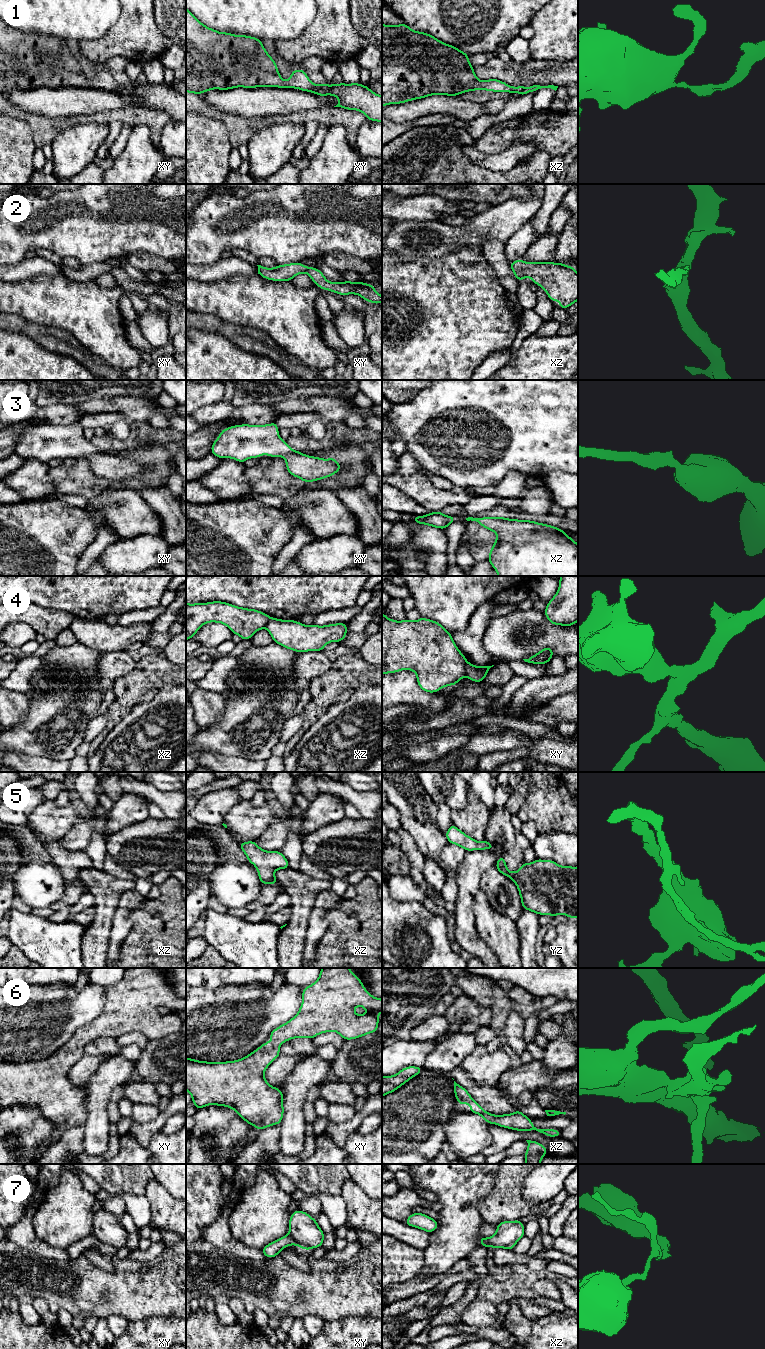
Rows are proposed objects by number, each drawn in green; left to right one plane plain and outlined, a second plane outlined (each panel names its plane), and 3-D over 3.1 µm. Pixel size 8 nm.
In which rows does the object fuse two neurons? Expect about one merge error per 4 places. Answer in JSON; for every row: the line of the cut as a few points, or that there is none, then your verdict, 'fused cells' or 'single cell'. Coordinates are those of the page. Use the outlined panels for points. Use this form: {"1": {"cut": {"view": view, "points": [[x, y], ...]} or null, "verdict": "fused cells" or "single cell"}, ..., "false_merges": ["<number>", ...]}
{"1": {"cut": null, "verdict": "single cell"}, "2": {"cut": null, "verdict": "single cell"}, "3": {"cut": null, "verdict": "single cell"}, "4": {"cut": {"view": "xy", "points": [[467, 662], [465, 675]]}, "verdict": "fused cells"}, "5": {"cut": null, "verdict": "single cell"}, "6": {"cut": null, "verdict": "single cell"}, "7": {"cut": {"view": "xy", "points": [[288, 1234], [296, 1243]]}, "verdict": "fused cells"}, "false_merges": ["4", "7"]}

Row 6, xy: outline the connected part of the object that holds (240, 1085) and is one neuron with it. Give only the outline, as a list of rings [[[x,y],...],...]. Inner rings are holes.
[[[321,968],[318,979],[302,990],[302,998],[298,1013],[288,1022],[271,1031],[269,1037],[273,1041],[265,1042],[244,1058],[226,1062],[207,1062],[186,1057],[186,1090],[191,1094],[192,1103],[198,1110],[208,1105],[226,1106],[233,1109],[248,1125],[253,1125],[259,1131],[281,1124],[284,1114],[284,1096],[282,1090],[268,1084],[264,1072],[281,1055],[279,1047],[284,1042],[294,1038],[312,1040],[315,1036],[330,1031],[337,1032],[344,1040],[351,1040],[378,1031],[378,1016],[382,1012],[382,999],[373,997],[349,968]],[[357,1006],[365,1008],[367,1012],[364,1015],[357,1015],[354,1012]]]

